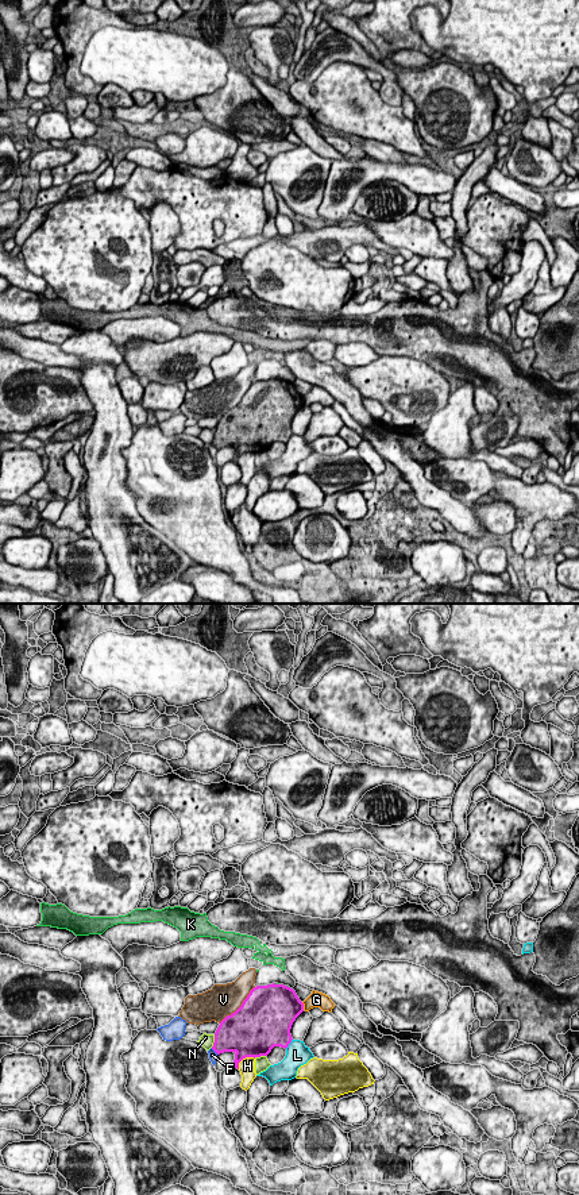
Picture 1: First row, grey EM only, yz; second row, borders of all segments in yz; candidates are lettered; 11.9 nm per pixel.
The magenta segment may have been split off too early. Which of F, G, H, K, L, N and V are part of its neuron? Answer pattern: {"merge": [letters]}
{"merge": []}

